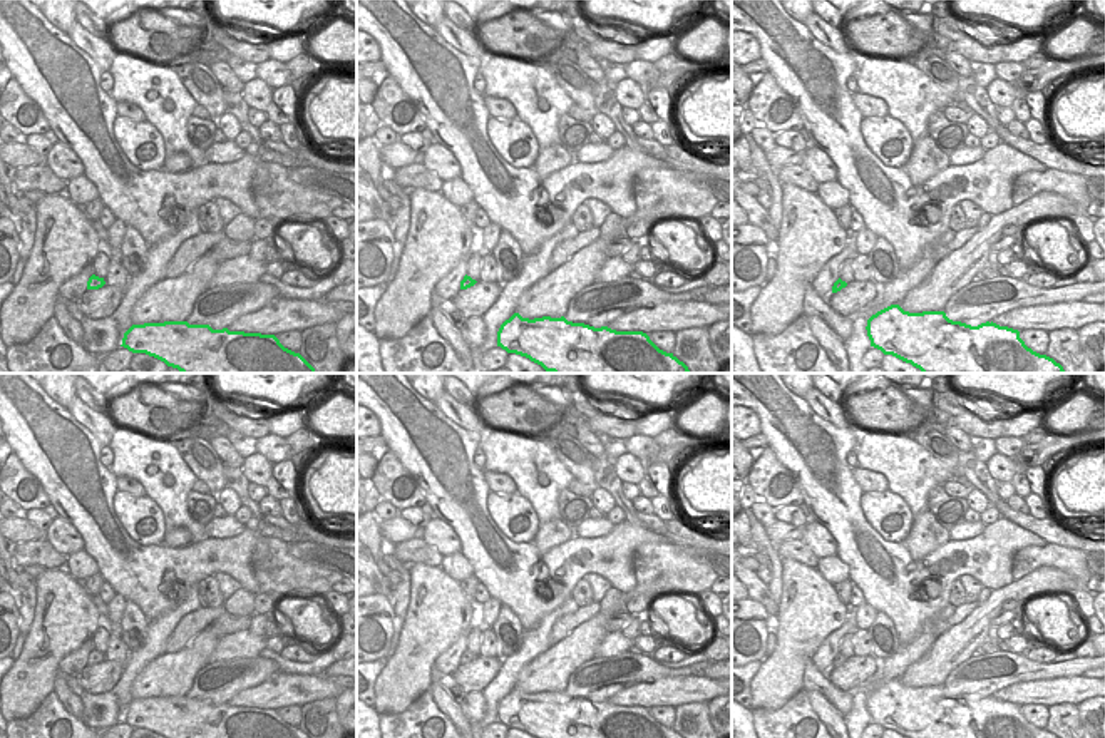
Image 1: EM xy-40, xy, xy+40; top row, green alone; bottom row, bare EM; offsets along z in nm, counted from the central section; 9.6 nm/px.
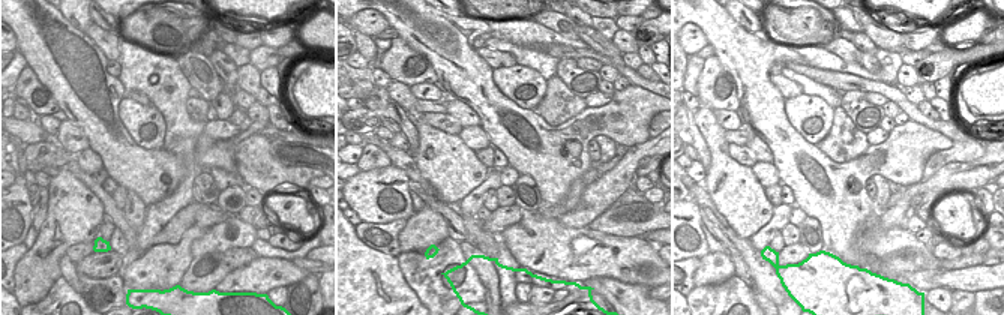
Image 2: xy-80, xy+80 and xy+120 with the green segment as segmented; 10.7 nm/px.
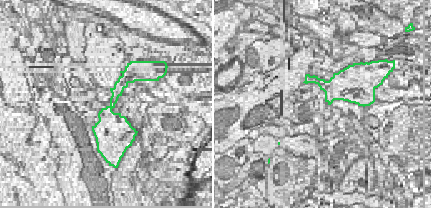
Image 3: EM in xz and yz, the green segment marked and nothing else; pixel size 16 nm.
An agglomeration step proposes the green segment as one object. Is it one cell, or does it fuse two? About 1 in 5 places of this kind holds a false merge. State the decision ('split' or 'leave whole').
leave whole

